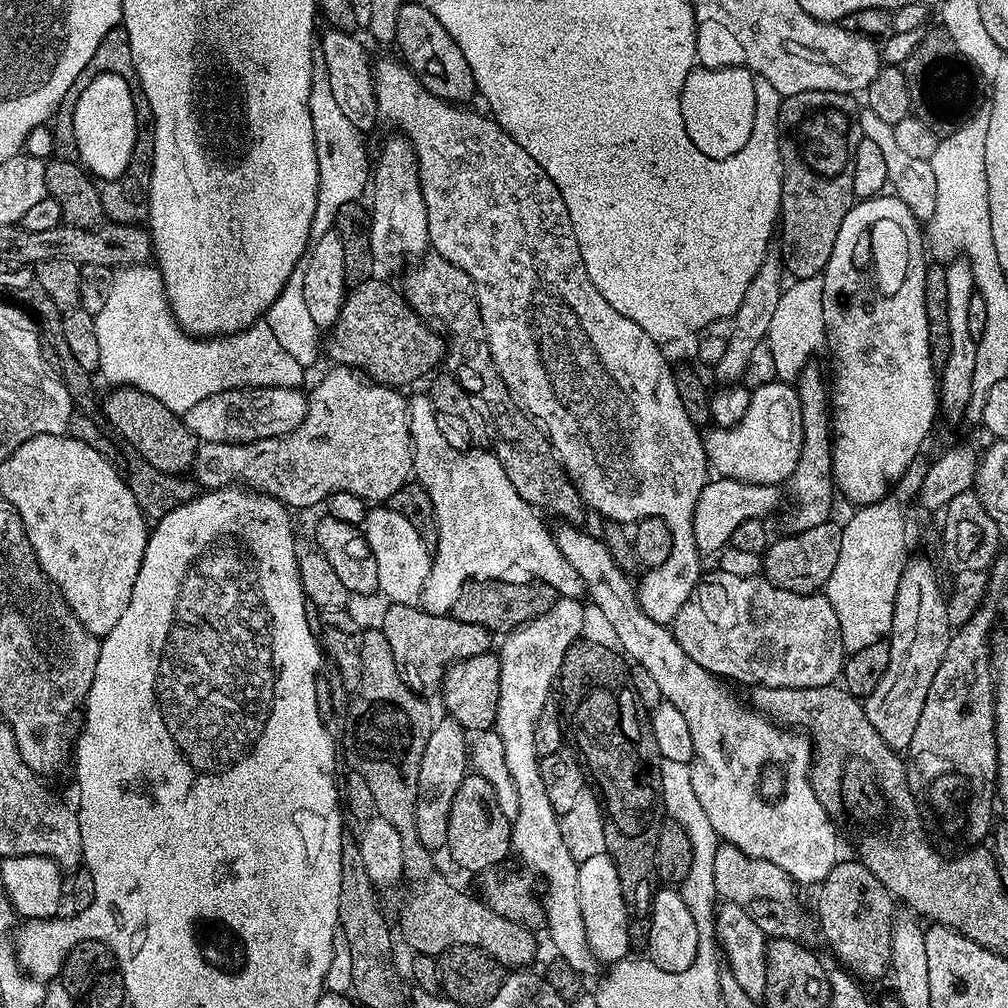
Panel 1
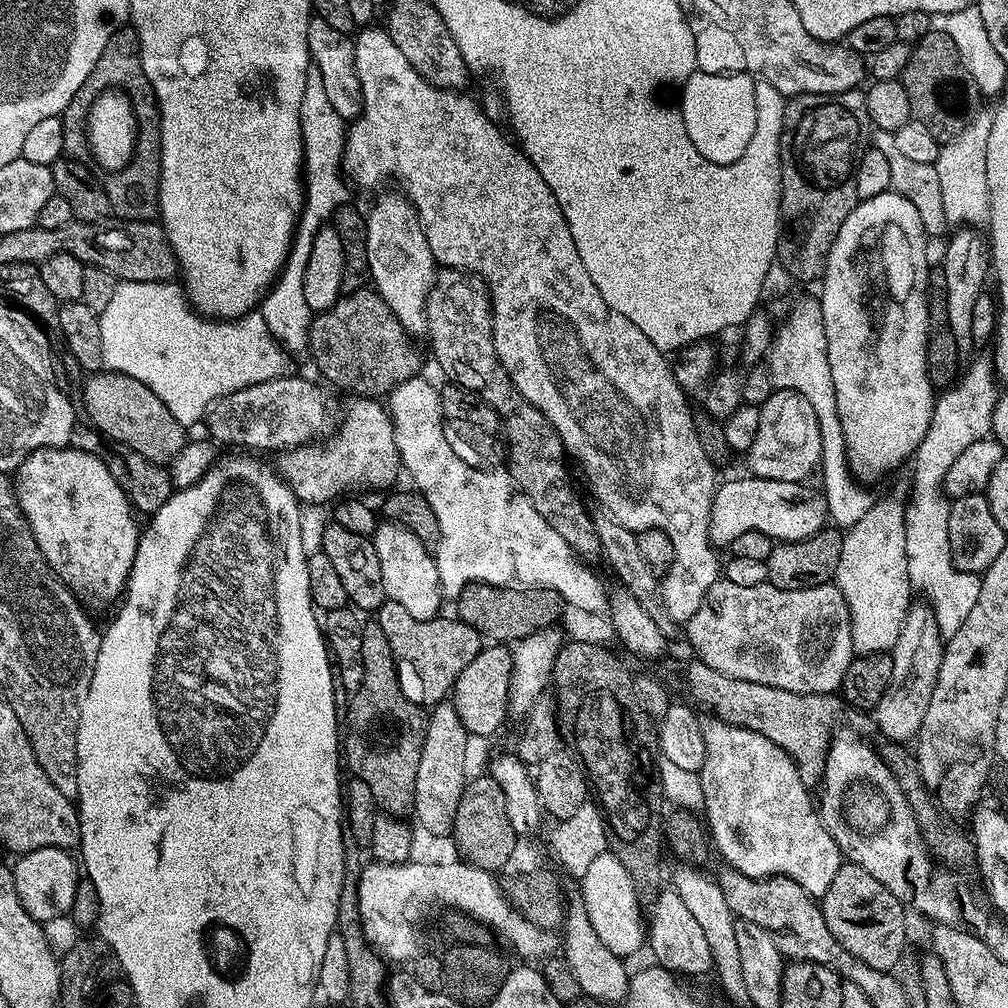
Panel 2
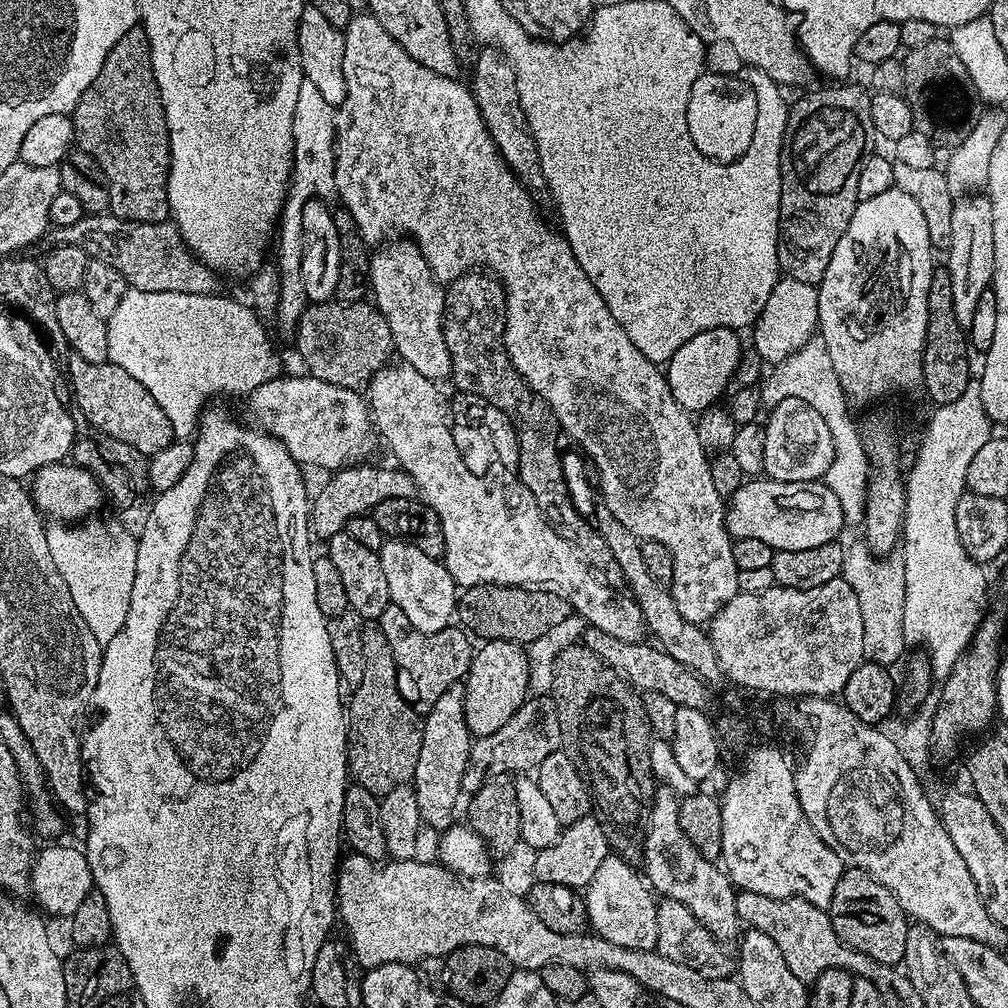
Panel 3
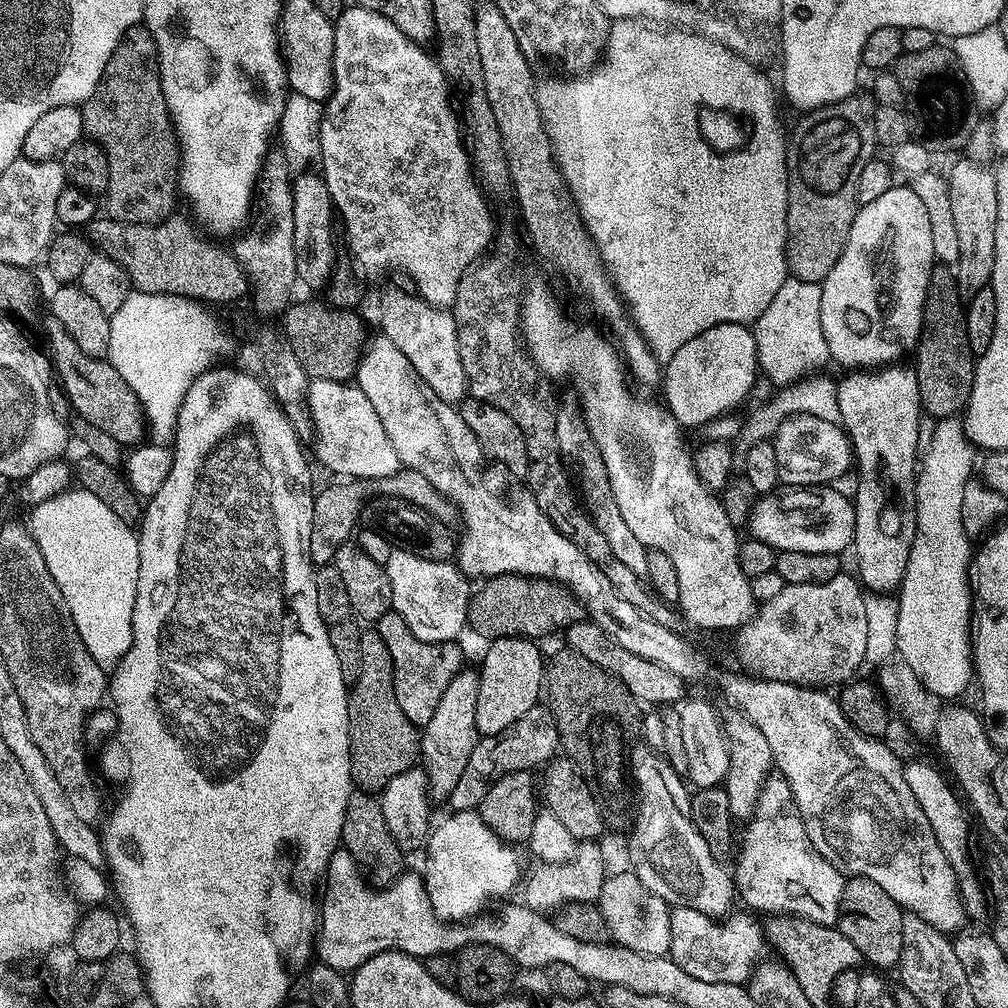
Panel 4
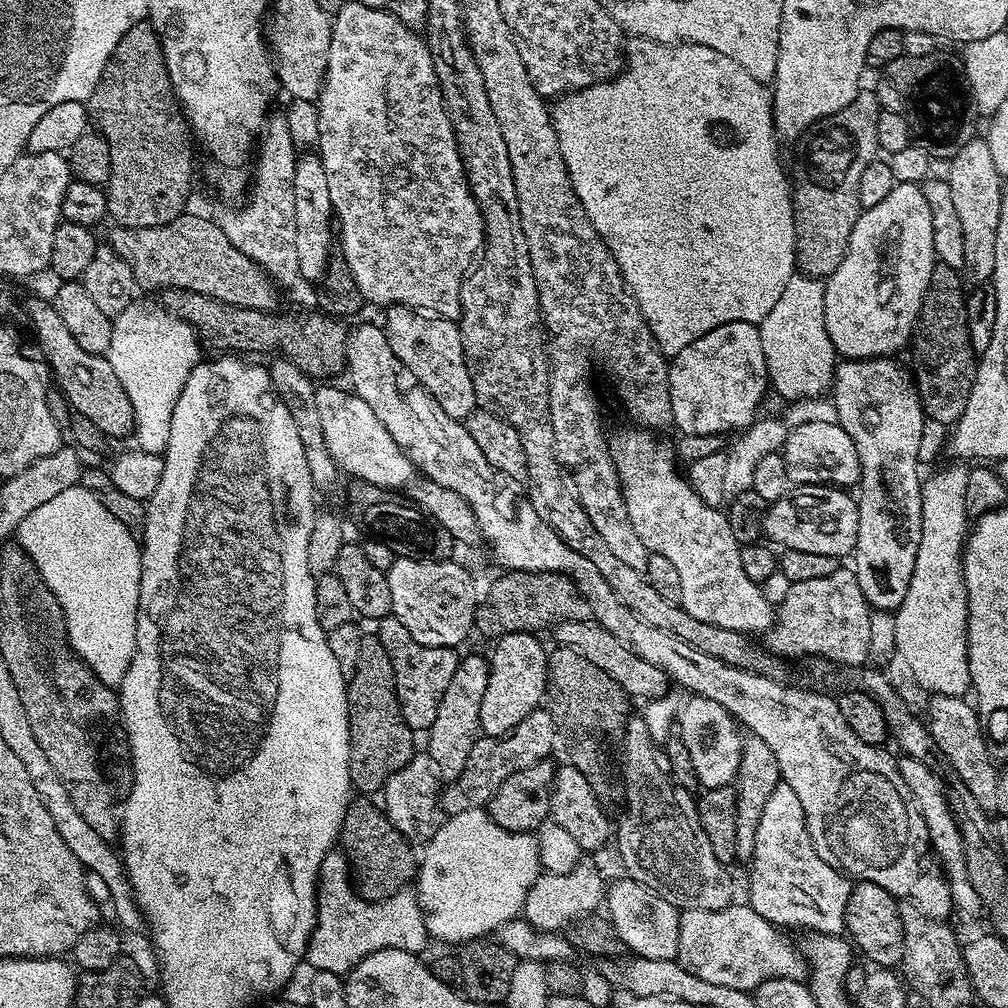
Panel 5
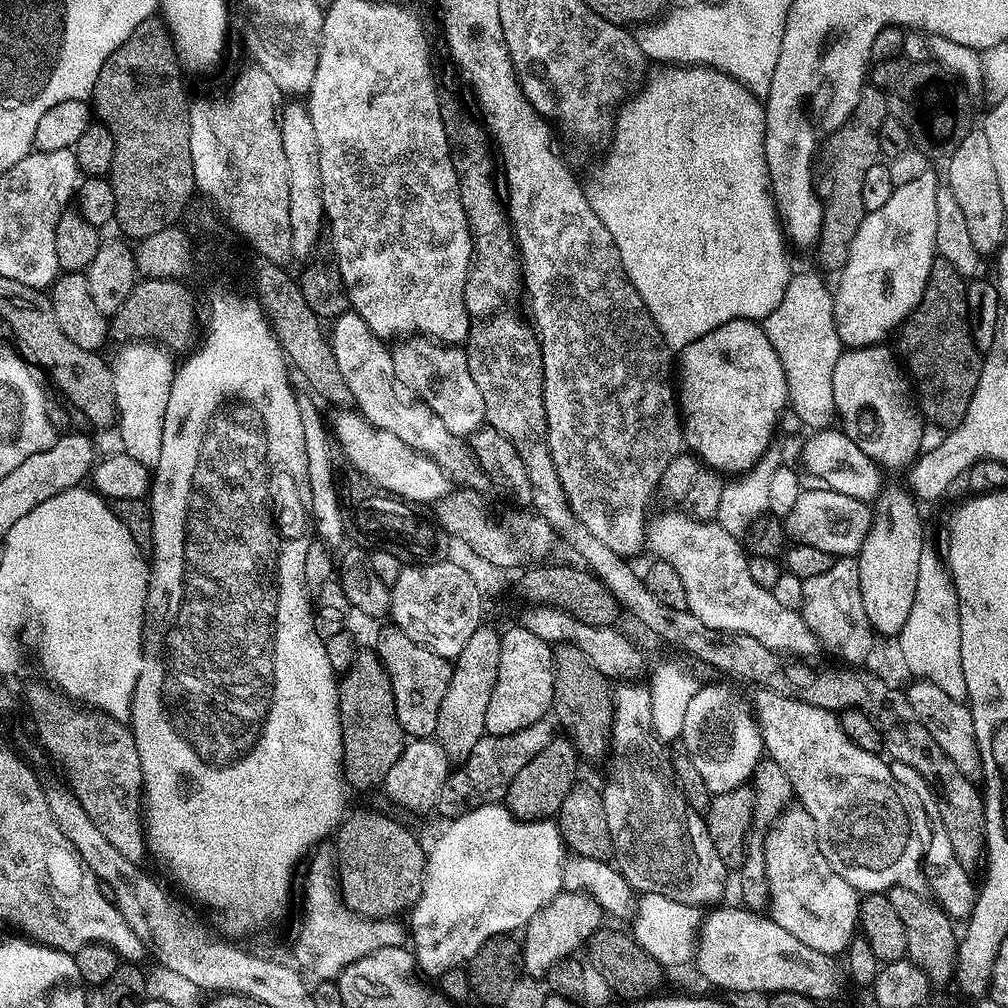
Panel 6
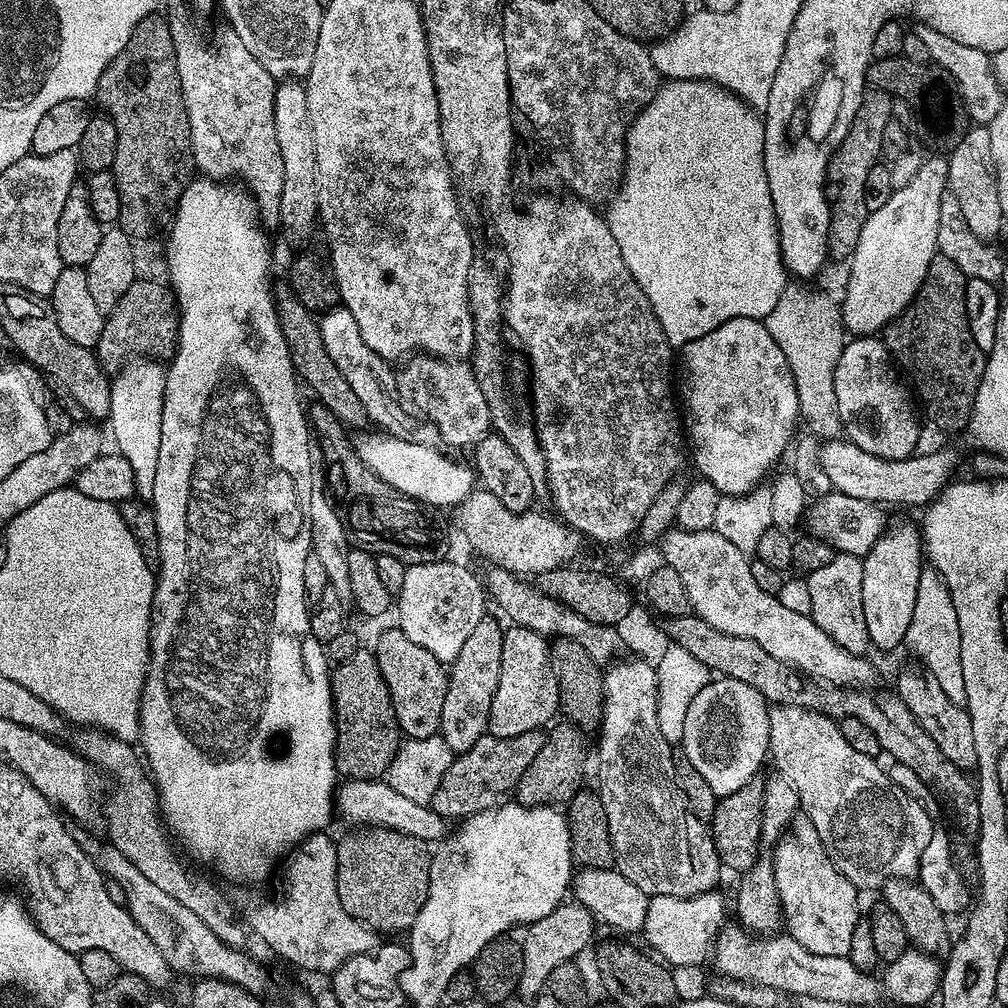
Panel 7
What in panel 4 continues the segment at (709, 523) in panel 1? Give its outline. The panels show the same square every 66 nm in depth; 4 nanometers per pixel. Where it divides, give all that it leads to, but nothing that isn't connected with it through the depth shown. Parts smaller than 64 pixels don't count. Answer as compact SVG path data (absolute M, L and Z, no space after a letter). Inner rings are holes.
M784 486L779 490L765 492L755 501L751 507L751 512L748 513L746 528L752 532L750 533L751 539L761 540L766 542L770 547L775 548L777 552L789 552L790 550L798 550L806 554L830 554L835 552L837 554L843 553L843 548L846 549L852 543L852 535L854 534L854 526L856 525L856 510L851 499L848 500L842 493L836 489L836 486Z

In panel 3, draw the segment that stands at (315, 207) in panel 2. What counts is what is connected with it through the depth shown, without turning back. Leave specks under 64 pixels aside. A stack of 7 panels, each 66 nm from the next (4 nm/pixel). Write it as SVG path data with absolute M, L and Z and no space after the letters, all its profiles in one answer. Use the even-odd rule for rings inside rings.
M304 80L302 86L298 90L298 102L294 106L294 134L292 135L294 146L292 147L292 175L288 185L288 195L284 202L284 210L280 214L278 221L278 246L276 252L276 260L280 263L278 267L279 277L279 294L277 306L274 311L274 319L280 323L280 328L288 334L295 333L302 318L304 309L310 304L308 295L306 294L306 286L302 286L302 246L304 245L304 223L302 222L302 214L304 213L304 205L310 200L327 201L336 196L336 183L334 182L334 158L336 157L336 108L326 102L326 98L322 98L322 94L314 87L314 82Z

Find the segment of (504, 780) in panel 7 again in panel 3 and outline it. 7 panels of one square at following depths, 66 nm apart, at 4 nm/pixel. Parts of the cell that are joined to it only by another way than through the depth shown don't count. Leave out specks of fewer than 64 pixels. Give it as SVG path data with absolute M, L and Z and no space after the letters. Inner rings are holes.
M533 695L525 700L518 714L506 722L492 736L473 739L466 774L462 774L461 793L471 794L481 788L490 776L507 776L509 774L528 774L540 767L550 754L561 751L558 710L551 695Z

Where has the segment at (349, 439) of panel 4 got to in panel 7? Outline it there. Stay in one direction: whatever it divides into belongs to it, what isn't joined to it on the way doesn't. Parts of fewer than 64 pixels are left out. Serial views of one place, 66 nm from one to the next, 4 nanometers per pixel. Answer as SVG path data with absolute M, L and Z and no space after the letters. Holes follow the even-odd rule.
M364 430L355 438L354 447L358 458L373 474L384 483L388 483L401 496L419 500L425 506L437 504L442 508L446 504L457 506L474 491L474 472L467 463L455 464L447 460L435 447L399 440L380 430Z

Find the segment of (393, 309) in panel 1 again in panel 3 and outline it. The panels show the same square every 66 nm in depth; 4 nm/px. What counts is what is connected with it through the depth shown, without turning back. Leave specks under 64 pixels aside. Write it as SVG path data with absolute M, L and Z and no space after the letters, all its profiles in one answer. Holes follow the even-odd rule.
M337 300L311 303L299 319L294 339L309 375L346 389L363 389L395 353L389 323L375 305L366 300L358 303Z

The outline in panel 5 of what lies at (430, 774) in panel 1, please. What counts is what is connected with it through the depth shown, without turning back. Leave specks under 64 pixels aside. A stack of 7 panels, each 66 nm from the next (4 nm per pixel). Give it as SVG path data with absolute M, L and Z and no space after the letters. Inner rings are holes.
M465 655L460 661L460 668L454 670L454 678L450 678L450 686L446 686L446 694L442 694L438 706L438 718L434 718L434 726L428 729L426 754L436 768L441 781L450 782L462 774L466 766L466 758L470 758L470 750L474 750L474 742L480 739L480 707L482 694L486 692L488 677L488 661L482 655Z

